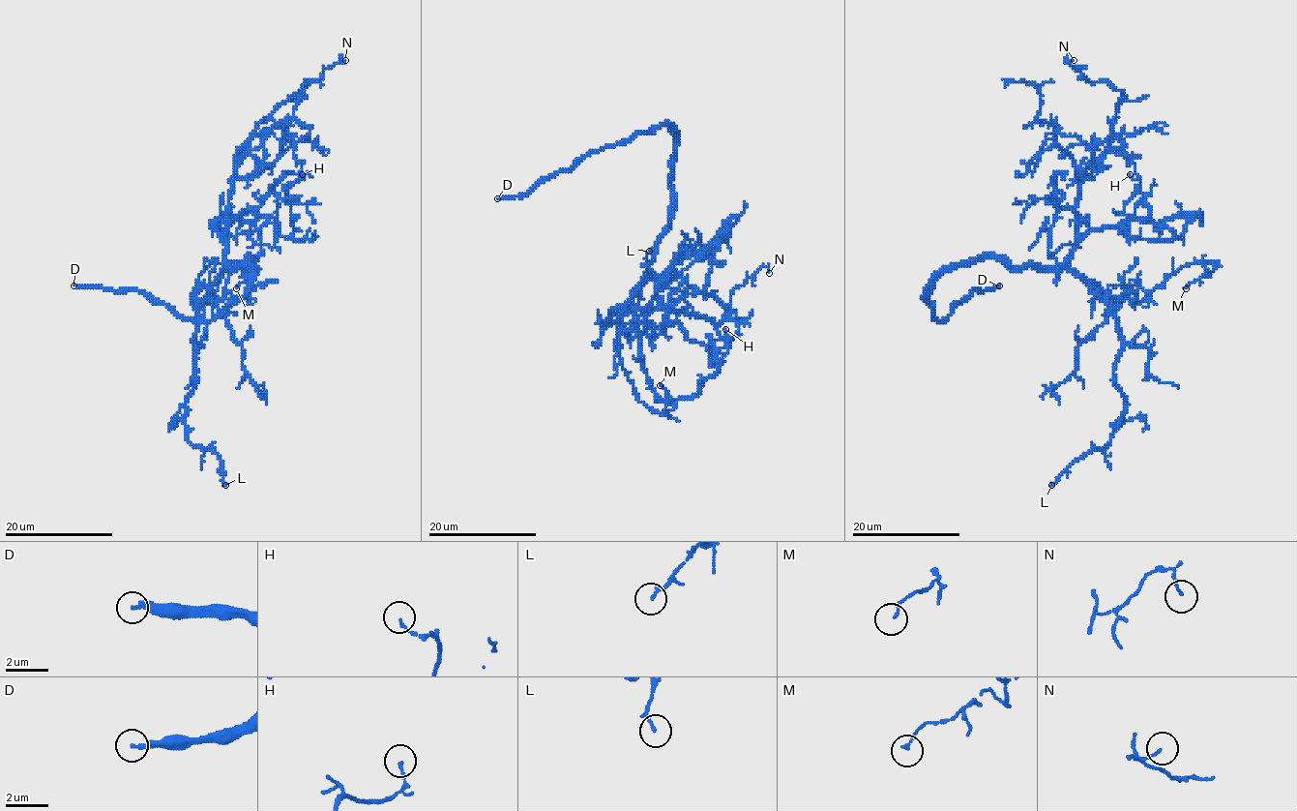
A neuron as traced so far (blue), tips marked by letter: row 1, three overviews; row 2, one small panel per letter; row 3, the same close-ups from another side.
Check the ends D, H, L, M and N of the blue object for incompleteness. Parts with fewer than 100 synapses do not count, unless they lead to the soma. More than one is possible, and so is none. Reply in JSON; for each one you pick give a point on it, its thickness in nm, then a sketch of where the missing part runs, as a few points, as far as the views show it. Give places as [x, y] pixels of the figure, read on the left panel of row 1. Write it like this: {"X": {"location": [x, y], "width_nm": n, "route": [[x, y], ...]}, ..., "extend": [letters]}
{"D": {"location": [73, 285], "width_nm": 200}, "extend": ["D"]}

